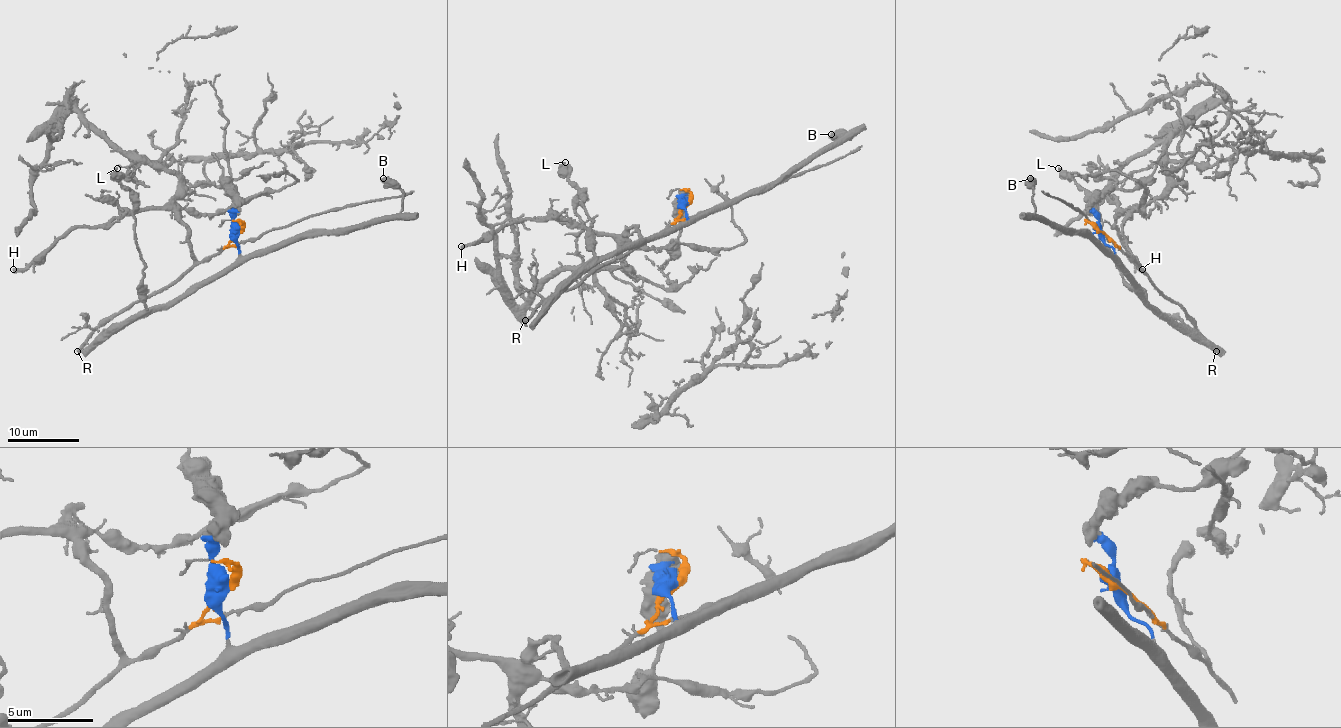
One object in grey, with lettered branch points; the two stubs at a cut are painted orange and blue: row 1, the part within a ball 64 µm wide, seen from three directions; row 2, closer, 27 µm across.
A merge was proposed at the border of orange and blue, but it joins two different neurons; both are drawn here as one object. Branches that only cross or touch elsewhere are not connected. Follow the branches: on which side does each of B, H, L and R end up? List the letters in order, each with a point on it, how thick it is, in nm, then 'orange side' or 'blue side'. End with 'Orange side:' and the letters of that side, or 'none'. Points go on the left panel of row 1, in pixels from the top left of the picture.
B: at (383, 178); 700 nm thick; blue side
H: at (13, 269); 360 nm thick; orange side
L: at (117, 168); 300 nm thick; blue side
R: at (77, 351); 240 nm thick; orange side
Orange side: H, R

